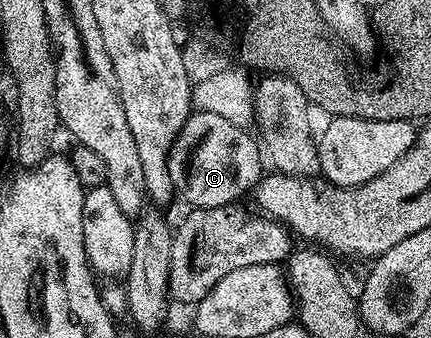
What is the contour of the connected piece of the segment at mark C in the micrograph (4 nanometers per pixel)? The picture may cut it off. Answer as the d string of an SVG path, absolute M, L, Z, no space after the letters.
M192 110L188 115L183 128L177 133L175 142L171 145L171 152L167 154L167 164L171 180L175 186L175 195L183 198L188 208L196 207L226 207L234 204L235 199L242 191L247 192L254 188L261 178L259 171L259 155L261 159L261 147L250 135L250 130L233 125L233 121L225 121L218 113Z

